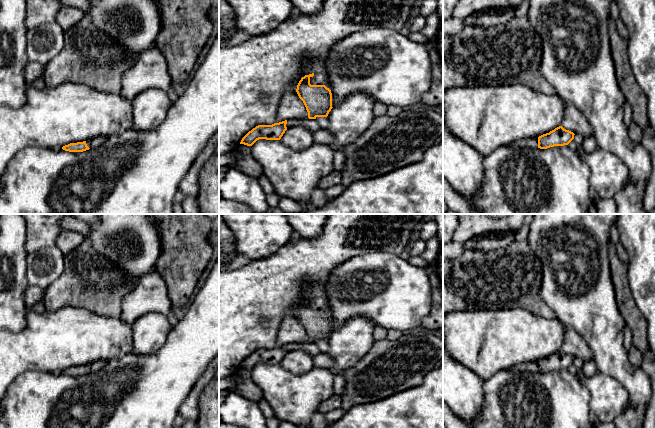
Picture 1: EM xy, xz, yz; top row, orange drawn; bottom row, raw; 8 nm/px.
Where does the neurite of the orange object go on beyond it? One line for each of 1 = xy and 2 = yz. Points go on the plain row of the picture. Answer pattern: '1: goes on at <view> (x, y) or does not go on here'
1: goes on at xy (97, 365)
2: goes on at yz (532, 366)

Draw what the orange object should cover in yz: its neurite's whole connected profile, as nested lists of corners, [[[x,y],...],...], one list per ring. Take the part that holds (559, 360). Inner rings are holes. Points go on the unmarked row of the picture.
[[[559,350],[549,357],[543,358],[539,361],[515,365],[511,367],[510,370],[547,373],[554,370],[568,369],[574,363],[574,359],[573,356]]]

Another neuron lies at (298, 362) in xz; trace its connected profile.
[[[302,350],[291,351],[285,355],[280,366],[293,374],[300,375],[314,368],[313,355]]]

